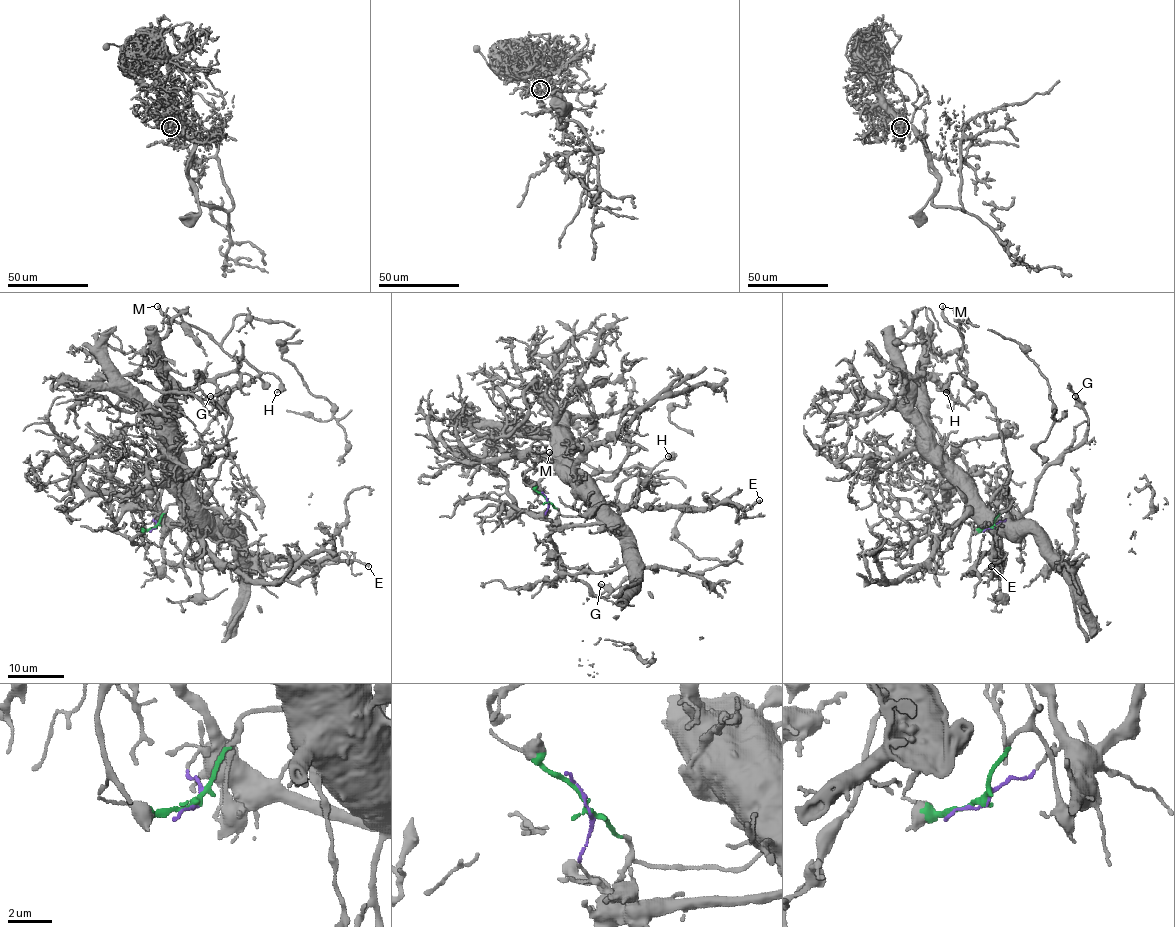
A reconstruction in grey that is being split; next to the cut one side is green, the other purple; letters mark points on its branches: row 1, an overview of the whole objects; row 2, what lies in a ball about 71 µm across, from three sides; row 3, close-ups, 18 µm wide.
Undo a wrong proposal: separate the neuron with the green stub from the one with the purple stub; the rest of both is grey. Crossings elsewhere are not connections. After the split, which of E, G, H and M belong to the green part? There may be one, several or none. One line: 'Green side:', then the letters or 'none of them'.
Green side: H, M

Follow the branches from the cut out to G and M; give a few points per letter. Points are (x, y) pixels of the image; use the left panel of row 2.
G: (156, 528), (153, 519), (160, 512), (167, 462), (177, 452), (192, 449), (202, 436), (218, 409), (209, 395)
M: (156, 528), (170, 504), (207, 496), (228, 453), (225, 397), (259, 374), (157, 306)

